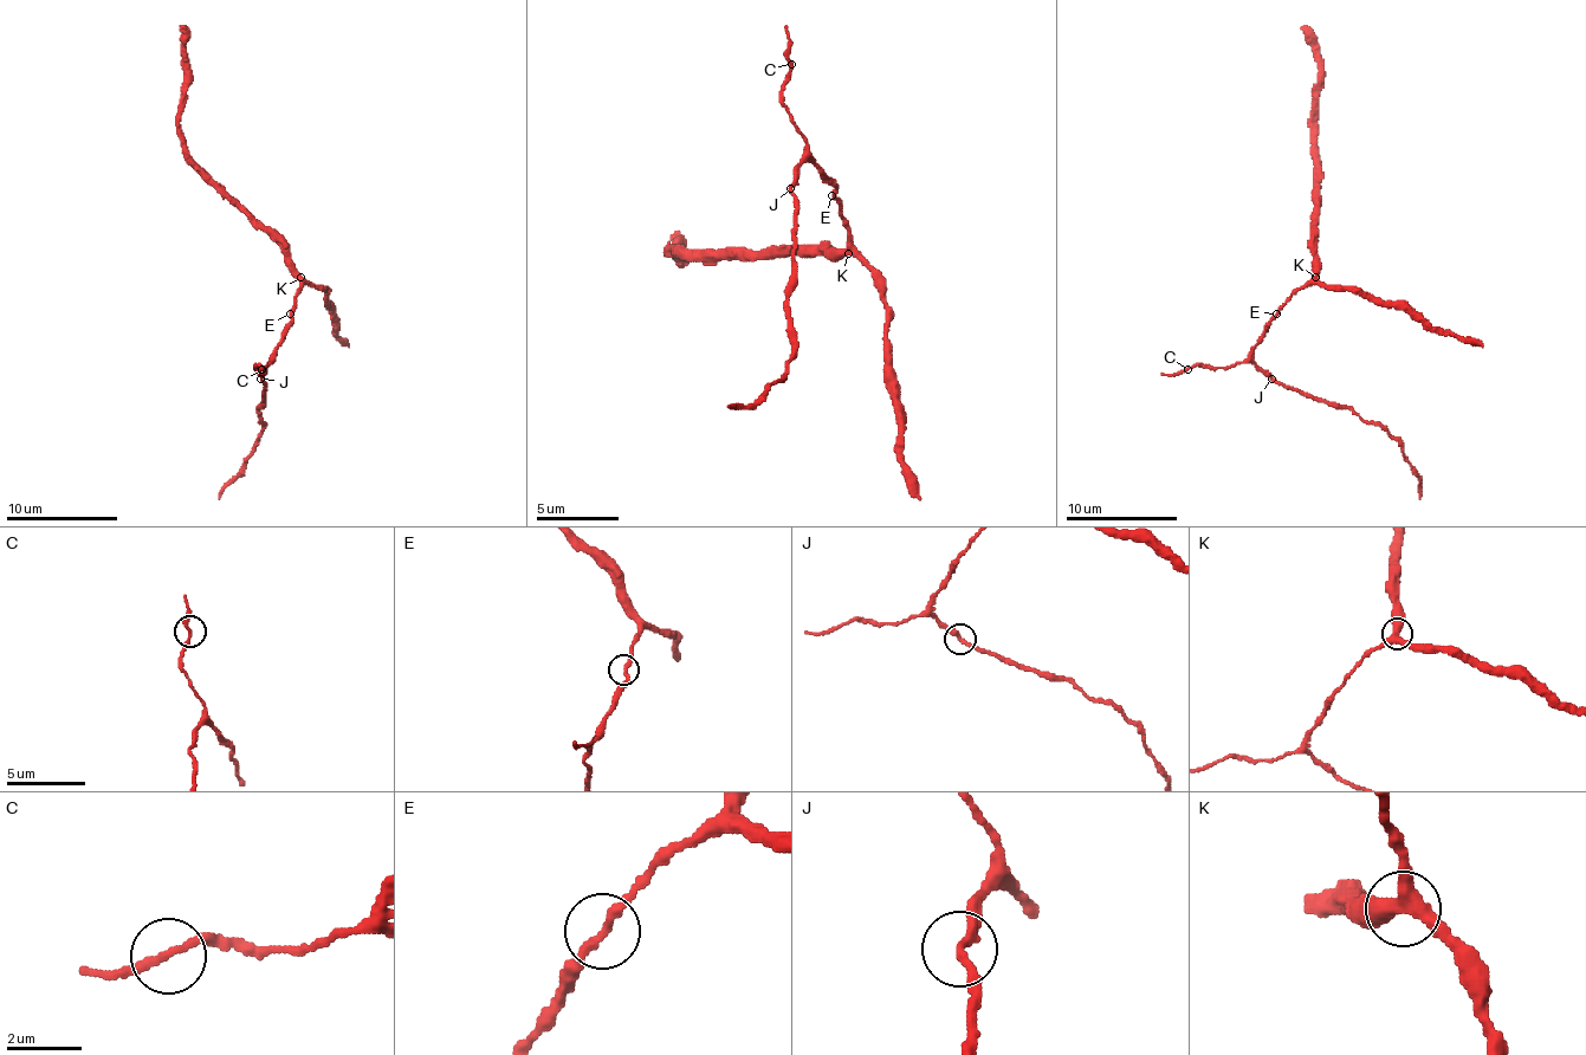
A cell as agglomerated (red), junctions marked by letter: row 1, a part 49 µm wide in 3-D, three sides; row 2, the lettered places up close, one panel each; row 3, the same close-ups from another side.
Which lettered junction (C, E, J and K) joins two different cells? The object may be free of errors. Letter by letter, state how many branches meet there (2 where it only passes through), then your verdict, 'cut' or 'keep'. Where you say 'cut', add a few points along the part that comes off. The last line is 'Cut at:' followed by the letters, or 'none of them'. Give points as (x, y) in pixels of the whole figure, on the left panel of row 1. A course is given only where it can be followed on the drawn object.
C: 2 | keep
E: 2 | keep
J: 2 | keep
K: 3 | keep
Cut at: none of them

